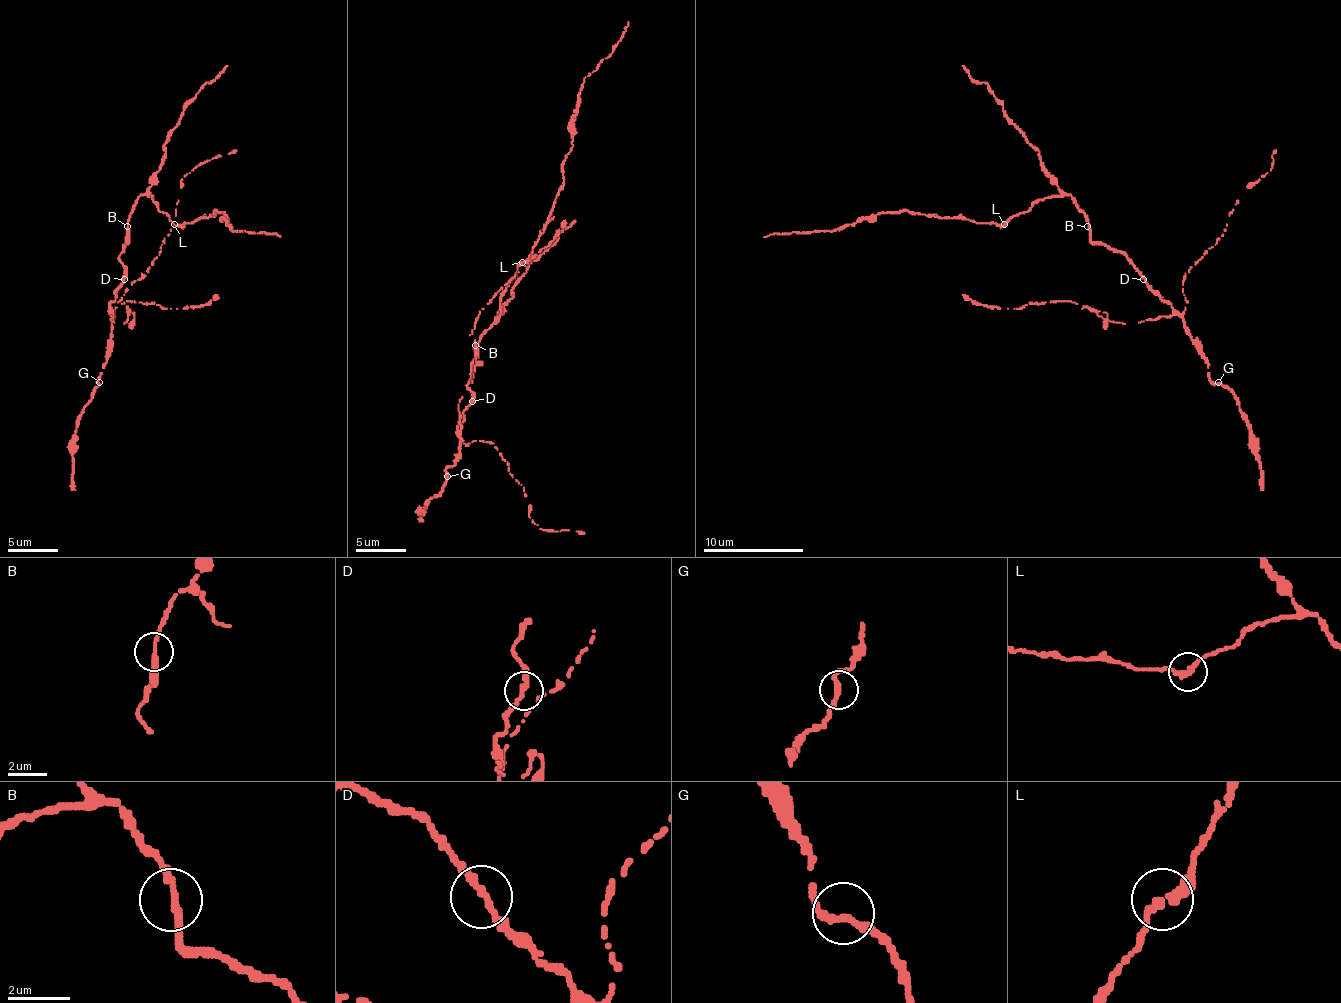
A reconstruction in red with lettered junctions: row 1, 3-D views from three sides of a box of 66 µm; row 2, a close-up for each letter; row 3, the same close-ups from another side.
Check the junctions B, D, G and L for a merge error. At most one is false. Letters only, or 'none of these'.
none of these

